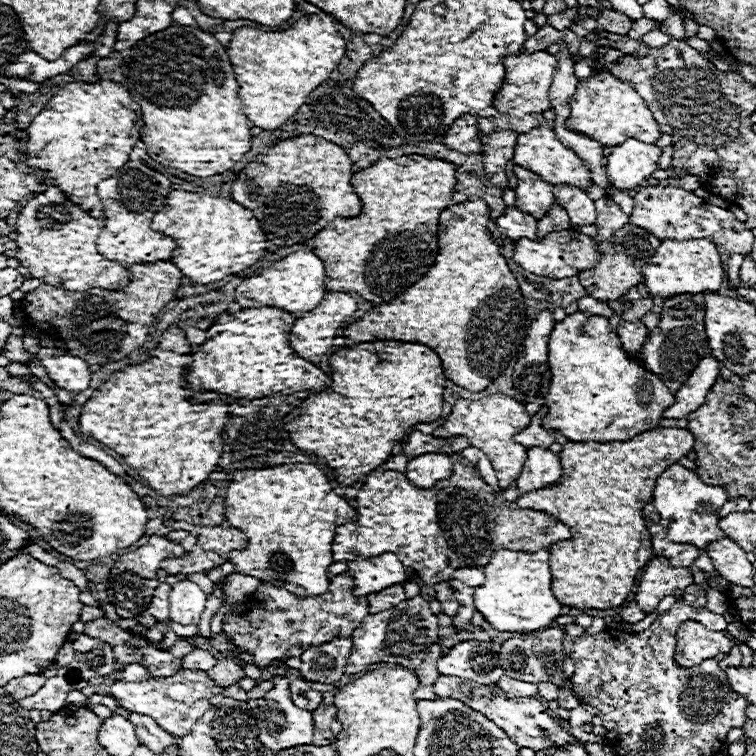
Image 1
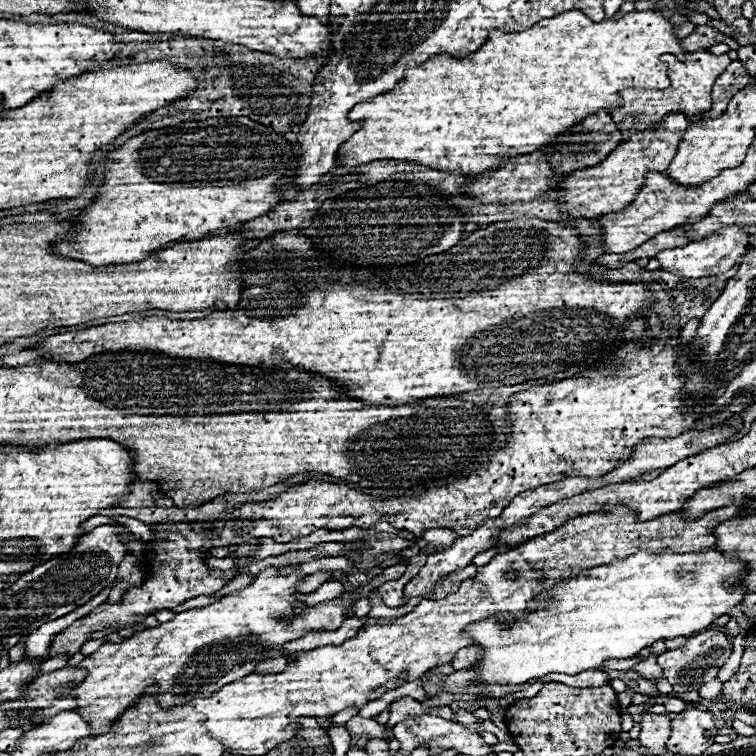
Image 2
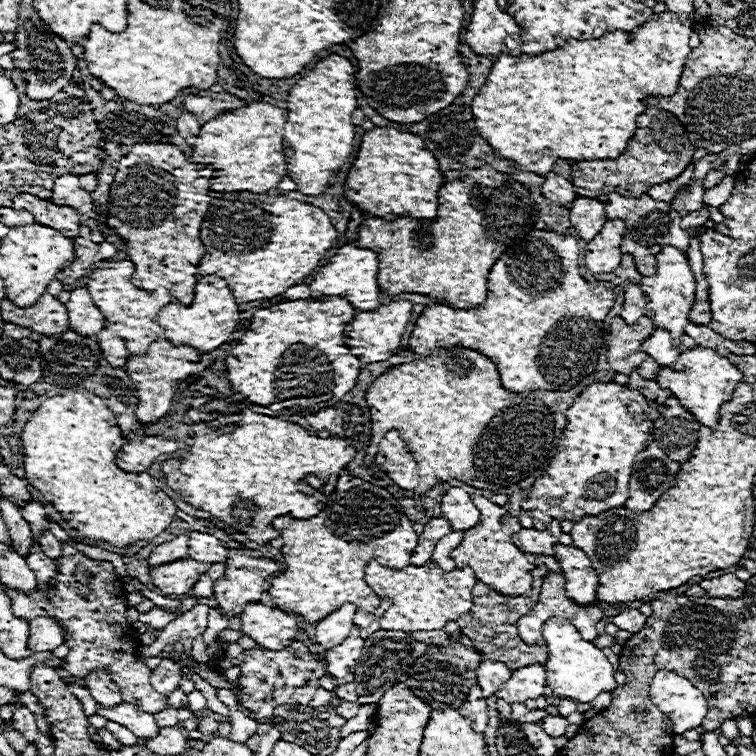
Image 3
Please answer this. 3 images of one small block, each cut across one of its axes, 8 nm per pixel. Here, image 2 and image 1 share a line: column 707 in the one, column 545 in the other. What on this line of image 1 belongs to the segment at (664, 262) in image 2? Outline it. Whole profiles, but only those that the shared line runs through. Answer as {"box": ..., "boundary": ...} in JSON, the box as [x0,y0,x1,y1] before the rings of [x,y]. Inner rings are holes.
{"box":[514,230,600,280],"boundary":[[[562,230],[562,232],[552,232],[536,242],[528,238],[516,240],[514,262],[520,264],[522,268],[528,268],[528,272],[536,272],[538,276],[560,280],[560,278],[578,276],[582,270],[594,268],[600,262],[600,252],[598,252],[598,242],[592,240],[590,236],[580,234],[576,230]]]}

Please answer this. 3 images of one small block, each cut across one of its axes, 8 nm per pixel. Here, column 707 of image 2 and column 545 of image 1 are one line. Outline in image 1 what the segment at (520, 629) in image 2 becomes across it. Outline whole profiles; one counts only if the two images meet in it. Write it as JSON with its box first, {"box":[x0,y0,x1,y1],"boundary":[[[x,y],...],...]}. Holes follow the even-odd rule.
{"box":[474,548,562,634],"boundary":[[[500,548],[492,554],[482,572],[486,574],[486,582],[474,590],[474,606],[484,614],[486,622],[490,622],[492,628],[500,632],[528,634],[532,630],[550,628],[552,620],[560,616],[562,604],[554,598],[550,588],[548,550],[522,552]]]}

